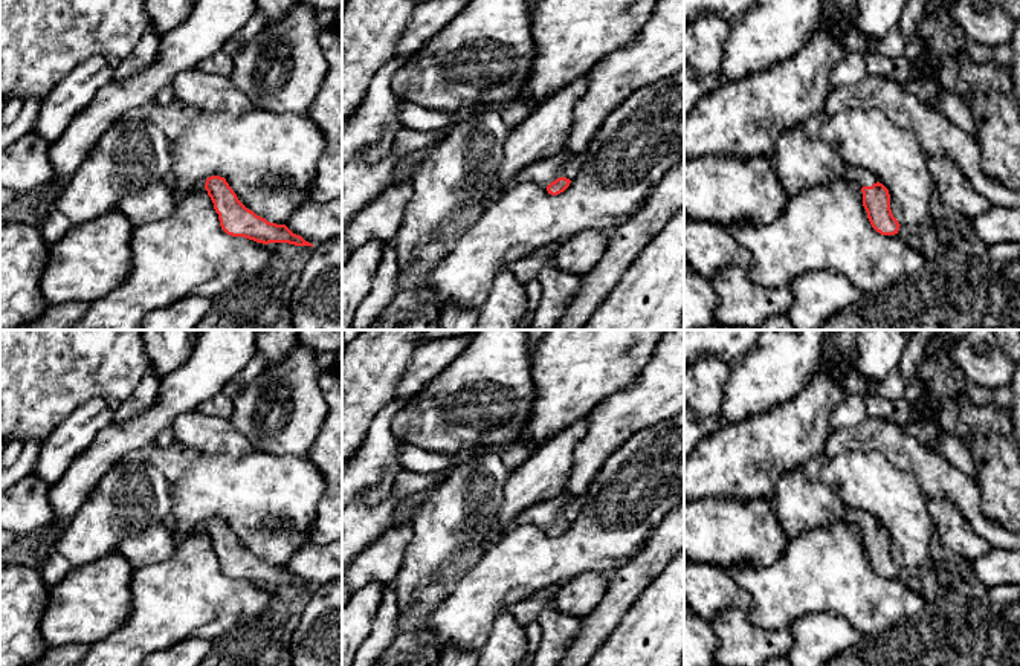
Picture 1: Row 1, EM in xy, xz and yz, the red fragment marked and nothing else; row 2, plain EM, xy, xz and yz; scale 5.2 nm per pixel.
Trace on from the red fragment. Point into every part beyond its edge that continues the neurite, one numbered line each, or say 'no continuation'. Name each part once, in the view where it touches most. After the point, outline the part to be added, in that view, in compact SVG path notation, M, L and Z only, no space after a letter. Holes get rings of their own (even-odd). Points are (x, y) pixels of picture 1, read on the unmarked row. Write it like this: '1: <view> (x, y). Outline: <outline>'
1: xz (544, 514). Outline: M563 495L557 500L550 500L530 506L516 518L515 524L533 524L547 530L559 519L566 519L573 522L577 518L580 507L580 496Z

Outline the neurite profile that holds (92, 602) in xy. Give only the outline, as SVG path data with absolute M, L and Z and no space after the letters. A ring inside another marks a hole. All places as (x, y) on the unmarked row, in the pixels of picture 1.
M119 553L79 568L49 588L41 635L49 646L93 645L116 632L131 613L133 568Z

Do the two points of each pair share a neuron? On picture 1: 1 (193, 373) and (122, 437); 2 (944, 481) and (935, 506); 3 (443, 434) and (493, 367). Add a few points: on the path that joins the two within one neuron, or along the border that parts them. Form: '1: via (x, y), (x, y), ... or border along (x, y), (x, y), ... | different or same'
1: via (179, 391), (141, 429) | same
2: border along (927, 497), (945, 497), (967, 520) | different
3: via (457, 417), (490, 384) | same

